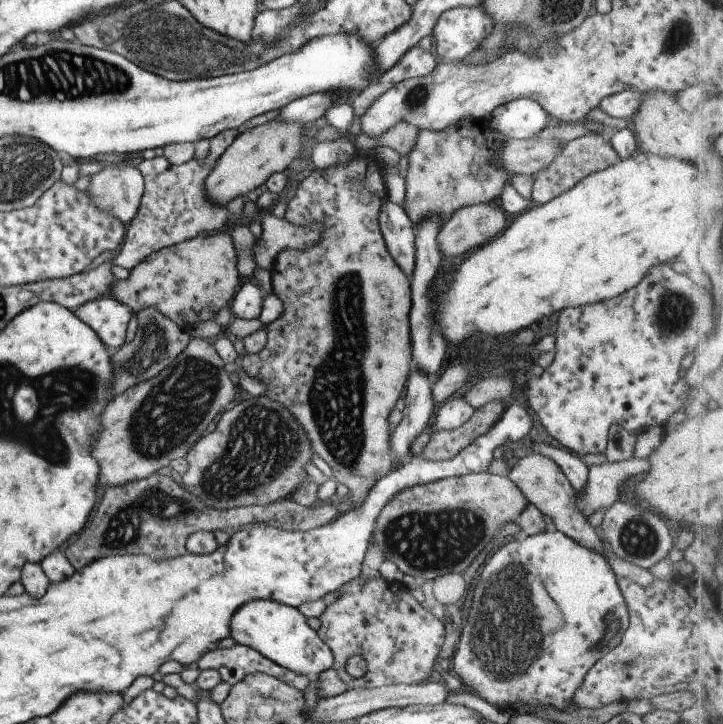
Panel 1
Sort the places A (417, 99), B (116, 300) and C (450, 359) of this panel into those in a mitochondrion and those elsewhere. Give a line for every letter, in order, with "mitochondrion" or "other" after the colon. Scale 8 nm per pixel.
A: mitochondrion
B: other
C: other

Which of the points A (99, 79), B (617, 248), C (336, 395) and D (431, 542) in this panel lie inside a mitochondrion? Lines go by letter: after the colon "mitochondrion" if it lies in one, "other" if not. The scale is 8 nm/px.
A: mitochondrion
B: other
C: mitochondrion
D: mitochondrion

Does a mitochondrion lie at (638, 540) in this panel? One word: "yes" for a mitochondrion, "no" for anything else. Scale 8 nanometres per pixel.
yes

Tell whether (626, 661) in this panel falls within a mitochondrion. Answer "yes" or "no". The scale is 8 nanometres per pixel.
yes

